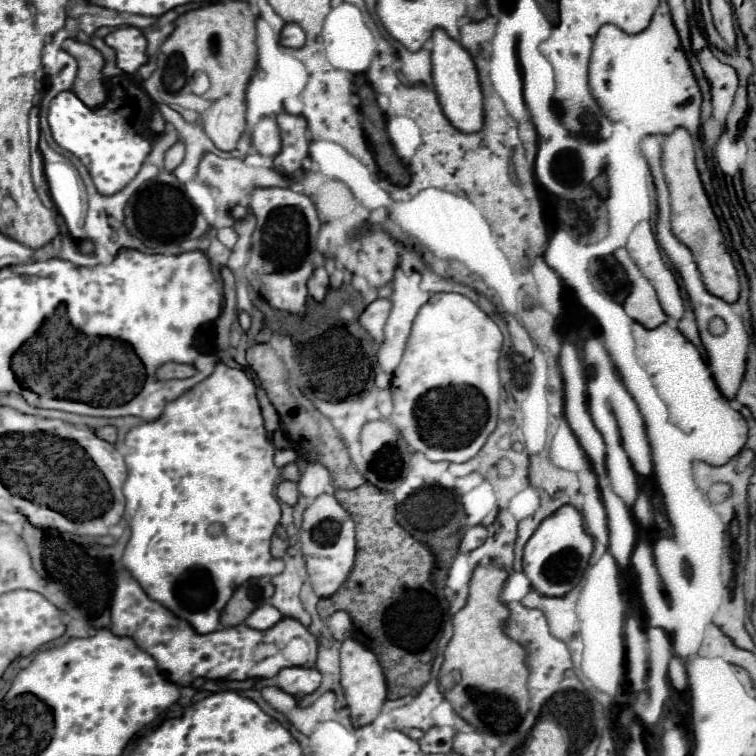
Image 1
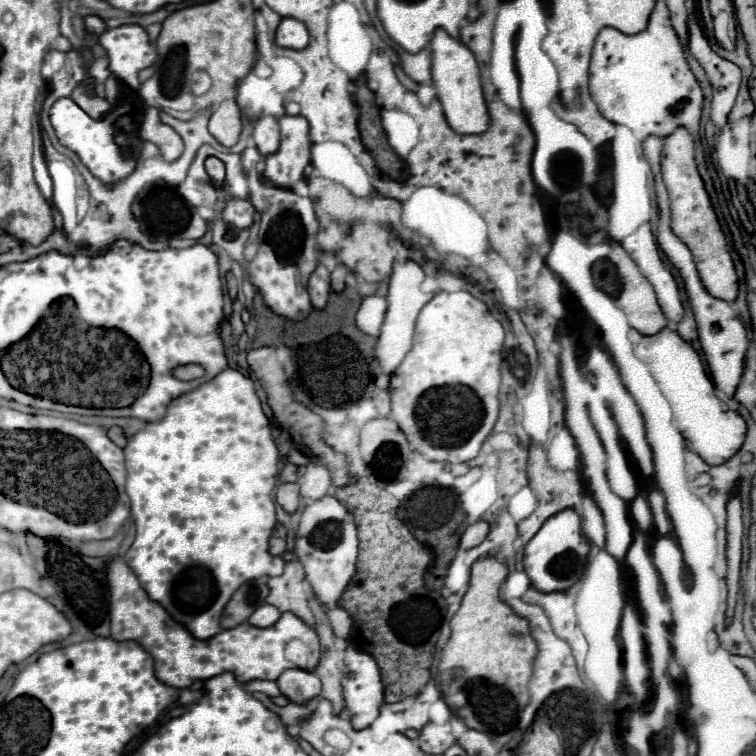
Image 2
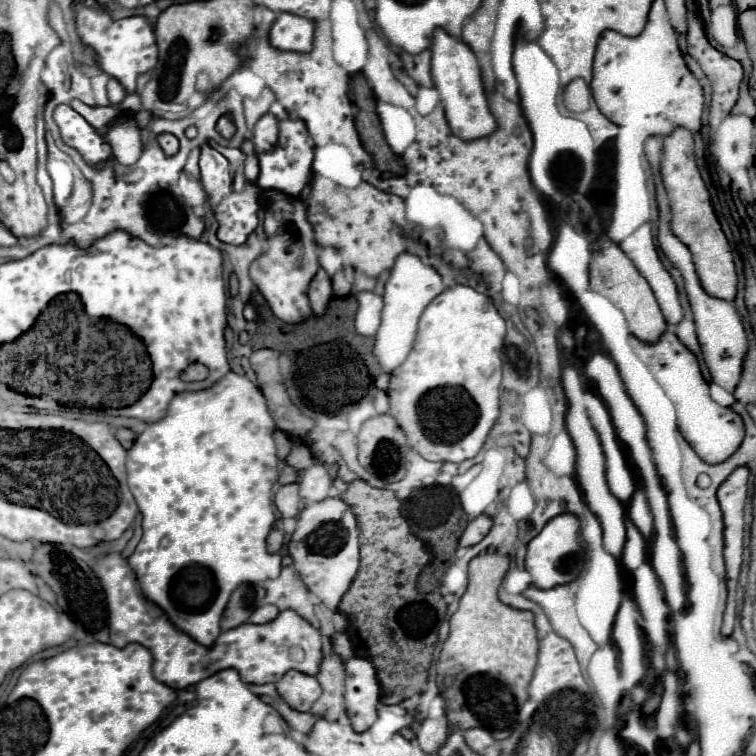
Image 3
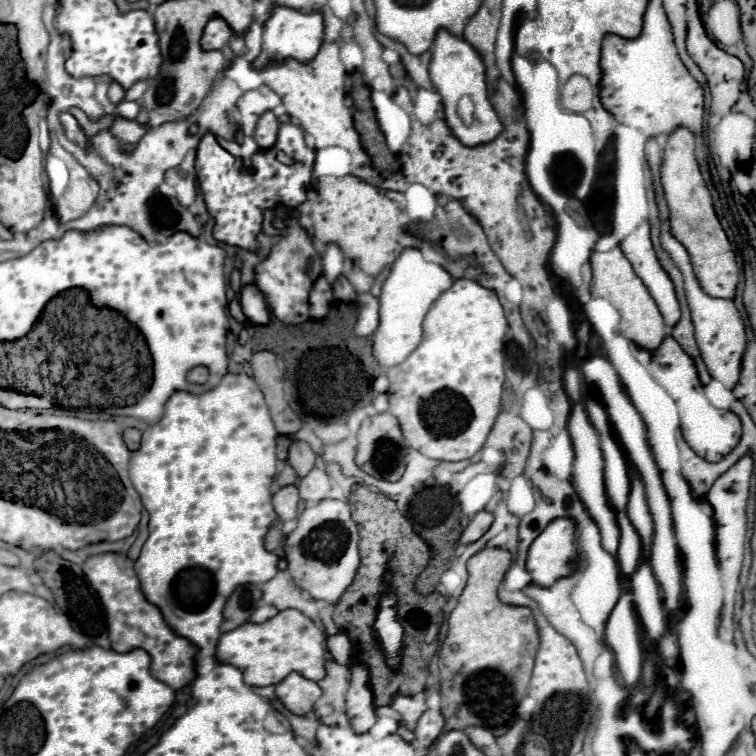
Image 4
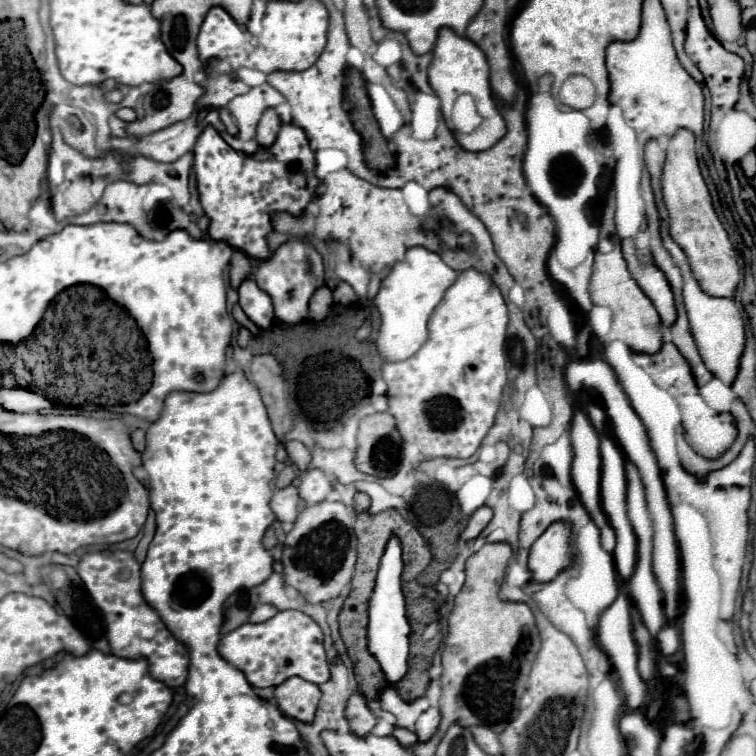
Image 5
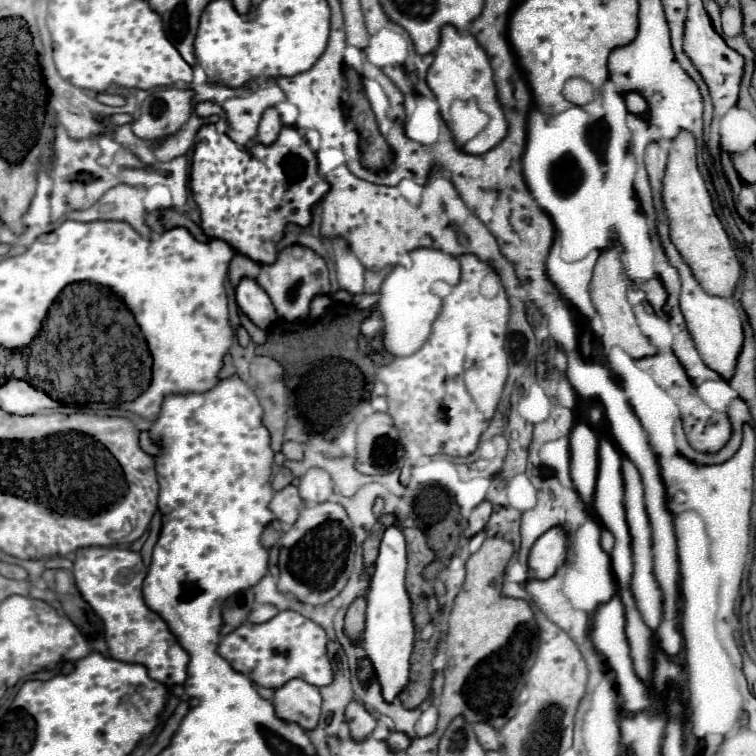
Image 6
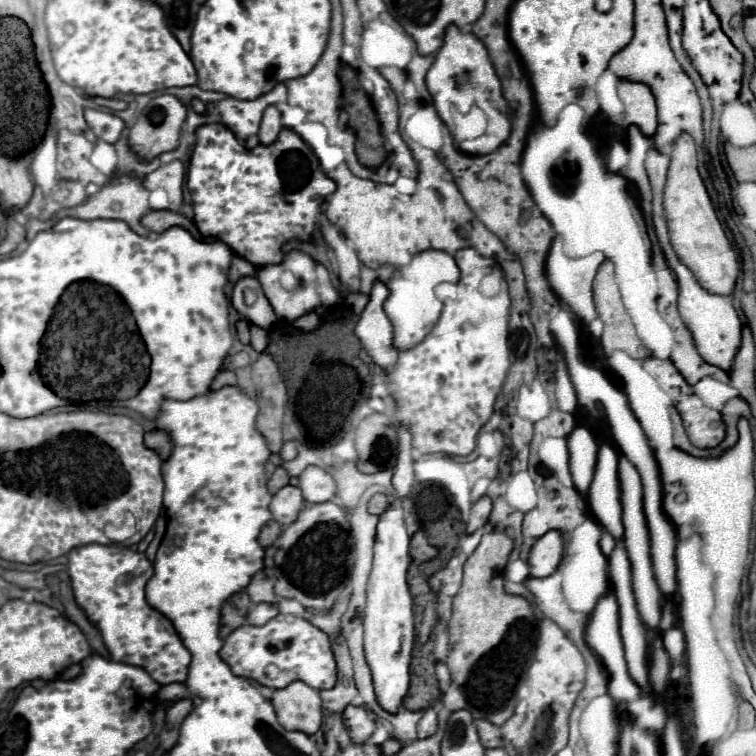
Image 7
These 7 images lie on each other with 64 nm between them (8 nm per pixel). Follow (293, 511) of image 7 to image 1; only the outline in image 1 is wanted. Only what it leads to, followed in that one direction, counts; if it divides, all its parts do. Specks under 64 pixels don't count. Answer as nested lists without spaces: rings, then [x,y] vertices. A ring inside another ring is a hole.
[[[282,480],[282,482],[278,484],[276,494],[278,494],[278,498],[280,498],[282,502],[294,506],[294,504],[298,502],[298,496],[300,496],[300,494],[298,494],[298,484],[288,482],[288,480]]]

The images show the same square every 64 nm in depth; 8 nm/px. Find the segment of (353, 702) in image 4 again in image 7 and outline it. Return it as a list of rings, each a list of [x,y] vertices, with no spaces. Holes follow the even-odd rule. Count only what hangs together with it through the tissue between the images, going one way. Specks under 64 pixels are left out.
[[[348,706],[344,710],[344,724],[348,728],[348,734],[350,734],[352,742],[356,742],[356,744],[364,744],[376,728],[368,710],[362,708],[362,706]]]

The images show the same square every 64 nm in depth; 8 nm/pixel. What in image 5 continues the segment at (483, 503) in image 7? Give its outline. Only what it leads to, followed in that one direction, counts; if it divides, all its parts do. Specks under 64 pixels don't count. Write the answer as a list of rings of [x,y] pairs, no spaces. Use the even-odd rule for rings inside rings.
[[[488,506],[478,508],[478,510],[470,516],[470,522],[468,522],[466,530],[460,534],[460,538],[462,538],[464,542],[478,538],[478,536],[482,534],[482,530],[488,526],[488,522],[490,522],[490,520],[492,520],[492,510],[490,510]]]

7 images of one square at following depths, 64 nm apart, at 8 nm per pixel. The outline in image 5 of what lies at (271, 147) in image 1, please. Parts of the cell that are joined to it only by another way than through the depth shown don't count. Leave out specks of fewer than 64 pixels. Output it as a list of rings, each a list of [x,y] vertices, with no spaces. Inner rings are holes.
[[[270,108],[262,114],[260,122],[258,122],[258,128],[256,128],[256,142],[262,146],[262,148],[268,148],[274,144],[276,136],[278,136],[278,130],[280,130],[282,122],[278,118],[278,114]]]

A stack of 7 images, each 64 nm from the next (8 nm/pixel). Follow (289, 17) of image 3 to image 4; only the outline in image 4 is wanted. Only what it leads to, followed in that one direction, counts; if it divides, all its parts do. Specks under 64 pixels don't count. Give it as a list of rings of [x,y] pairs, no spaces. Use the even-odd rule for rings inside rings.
[[[274,8],[270,20],[264,24],[264,36],[262,36],[262,52],[254,60],[256,68],[266,66],[270,60],[284,60],[284,58],[296,58],[300,62],[308,62],[316,56],[320,44],[322,44],[322,32],[324,32],[324,18],[322,14],[302,14],[292,8]]]

